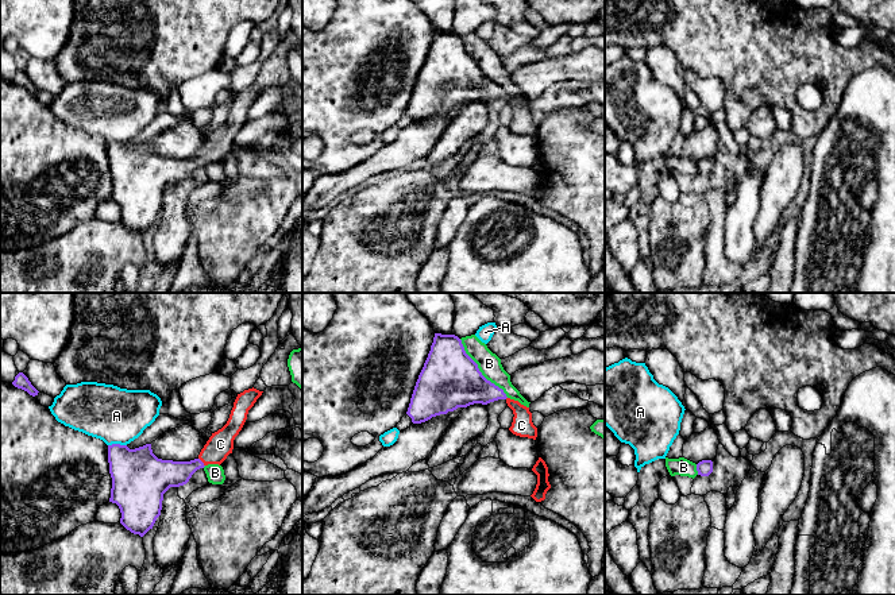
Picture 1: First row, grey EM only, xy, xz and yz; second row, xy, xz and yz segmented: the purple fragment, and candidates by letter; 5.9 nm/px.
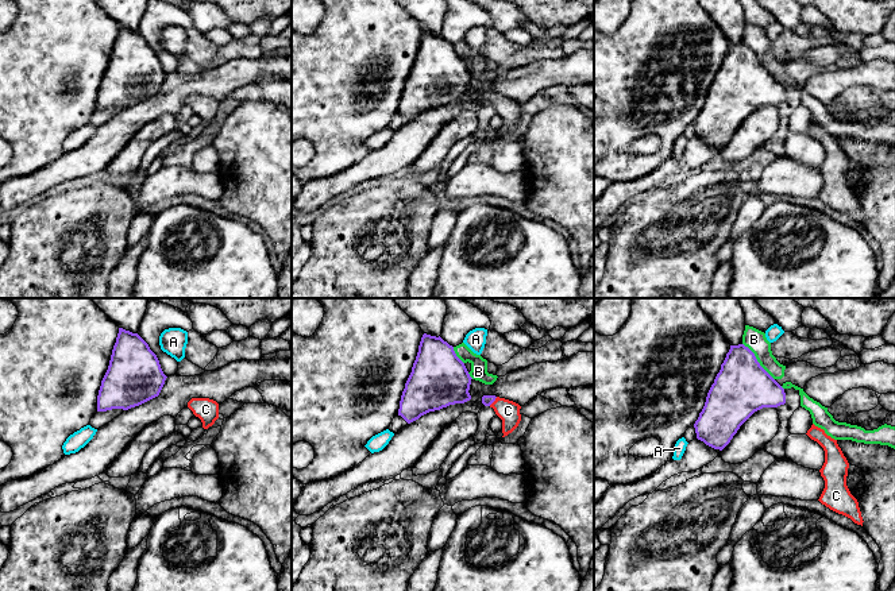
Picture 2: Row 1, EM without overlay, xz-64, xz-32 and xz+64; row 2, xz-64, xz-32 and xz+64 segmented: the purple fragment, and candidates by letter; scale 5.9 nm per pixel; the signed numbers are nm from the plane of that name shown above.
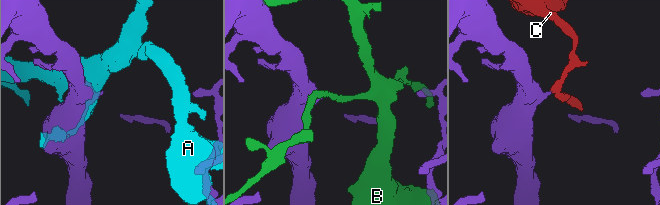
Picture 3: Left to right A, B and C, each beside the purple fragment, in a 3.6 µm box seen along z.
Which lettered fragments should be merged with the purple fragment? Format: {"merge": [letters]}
{"merge": ["C"]}

